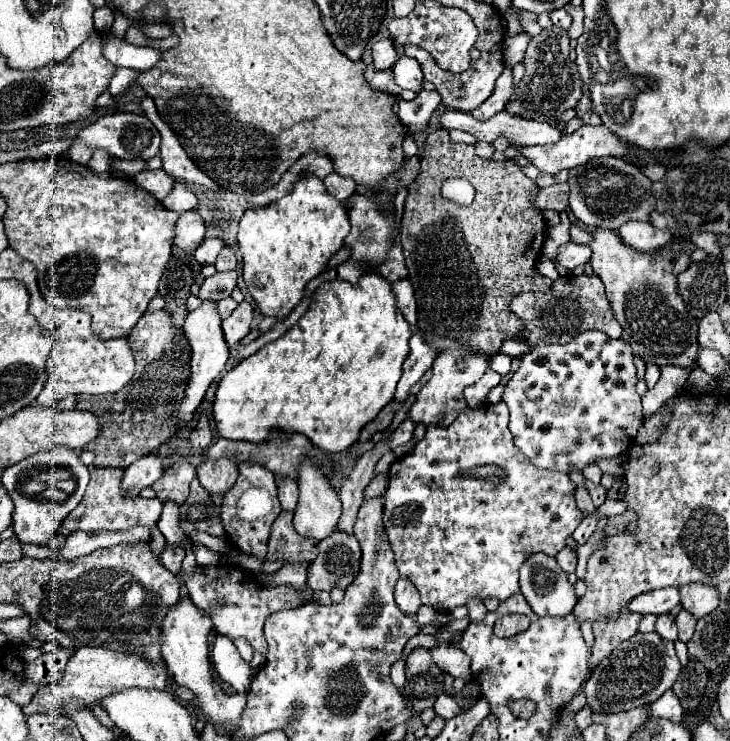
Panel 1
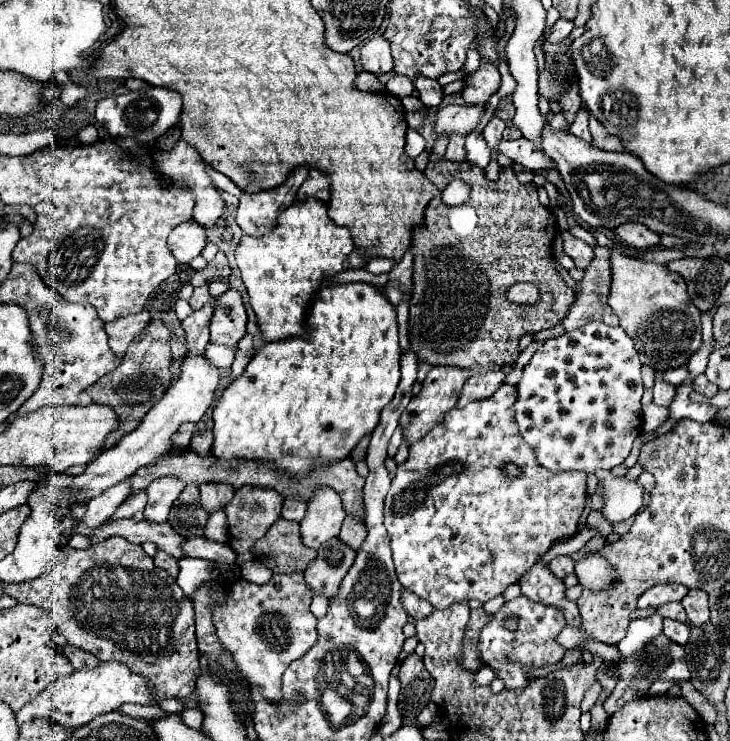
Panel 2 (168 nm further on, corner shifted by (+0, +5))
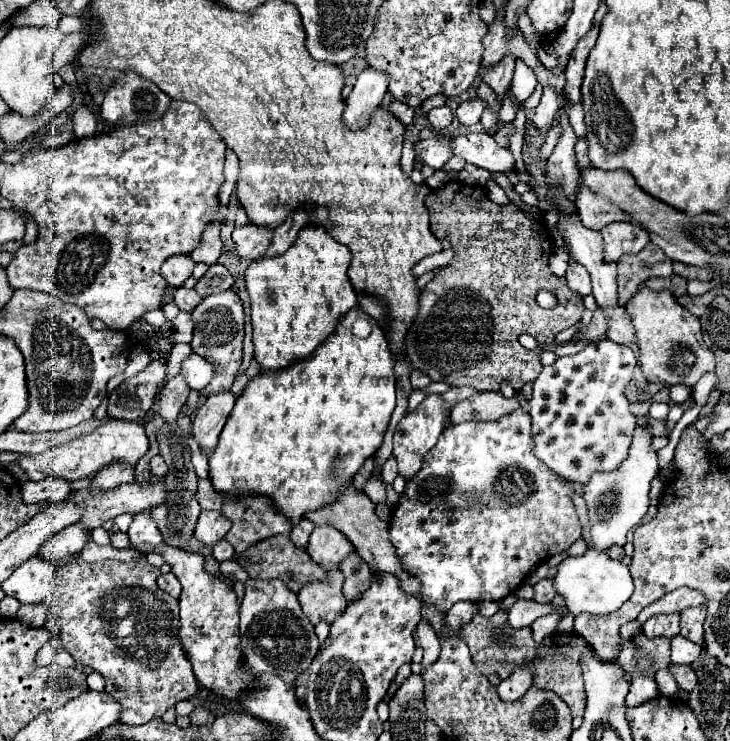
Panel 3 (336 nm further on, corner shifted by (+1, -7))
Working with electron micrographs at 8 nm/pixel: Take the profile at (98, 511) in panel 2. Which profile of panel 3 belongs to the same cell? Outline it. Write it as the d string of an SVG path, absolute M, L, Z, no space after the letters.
M76 522L70 524L68 528L64 528L62 532L58 532L56 536L52 536L52 540L48 540L48 544L44 544L44 548L40 550L40 554L50 560L52 564L60 562L60 558L78 554L86 544L90 542L90 530Z

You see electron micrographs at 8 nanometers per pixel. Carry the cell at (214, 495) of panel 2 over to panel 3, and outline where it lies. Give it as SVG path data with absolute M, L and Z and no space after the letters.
M204 510L194 528L194 536L200 542L212 546L220 538L224 538L228 528L230 528L230 518L226 518L222 512L216 512L216 510Z

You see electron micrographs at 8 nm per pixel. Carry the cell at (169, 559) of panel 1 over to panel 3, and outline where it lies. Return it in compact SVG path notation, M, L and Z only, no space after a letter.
M170 572L170 574L162 574L160 578L158 578L158 586L162 588L162 590L166 590L170 596L174 596L174 598L178 598L180 596L180 582L176 580L176 576Z

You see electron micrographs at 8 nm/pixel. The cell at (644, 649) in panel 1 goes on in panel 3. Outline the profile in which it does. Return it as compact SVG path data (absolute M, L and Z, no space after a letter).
M670 664L668 670L674 676L674 680L678 682L678 688L690 692L696 686L696 674L694 674L694 670L690 666L686 666L686 664Z

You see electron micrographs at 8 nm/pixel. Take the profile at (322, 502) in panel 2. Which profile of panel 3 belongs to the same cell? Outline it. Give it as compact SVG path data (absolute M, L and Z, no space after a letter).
M322 524L316 526L310 534L306 552L310 554L310 558L320 564L322 568L332 568L338 566L342 562L344 556L348 556L352 552L352 544L350 540L334 526L330 524Z

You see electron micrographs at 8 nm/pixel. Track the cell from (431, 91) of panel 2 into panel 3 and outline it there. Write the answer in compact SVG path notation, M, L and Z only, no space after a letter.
M448 106L432 108L432 110L428 112L428 120L430 120L430 124L432 124L432 128L434 128L436 132L442 132L446 126L450 126L452 118L454 118L454 114L452 114L452 110L450 110Z

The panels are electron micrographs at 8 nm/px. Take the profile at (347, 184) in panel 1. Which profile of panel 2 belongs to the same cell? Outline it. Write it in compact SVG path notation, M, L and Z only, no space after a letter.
M311 170L307 180L301 184L299 188L299 194L297 194L297 200L307 200L307 198L317 198L321 202L329 200L331 192L329 192L329 180L323 172L319 170Z

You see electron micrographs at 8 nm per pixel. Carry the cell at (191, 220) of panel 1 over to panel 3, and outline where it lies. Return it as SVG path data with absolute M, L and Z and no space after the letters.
M178 254L178 256L170 256L170 258L162 264L160 272L162 272L162 276L168 280L170 286L178 288L178 286L182 286L182 284L186 282L186 278L192 274L194 266L196 266L196 262L192 260L192 256L188 256L188 254Z

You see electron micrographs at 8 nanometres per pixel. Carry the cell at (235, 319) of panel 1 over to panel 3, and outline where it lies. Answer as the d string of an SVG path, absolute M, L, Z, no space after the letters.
M228 290L216 296L206 296L192 312L192 320L194 320L192 350L198 356L204 356L208 362L212 362L216 368L214 380L200 394L210 396L216 392L230 390L242 364L242 344L244 344L244 310L242 310L242 302L238 294Z

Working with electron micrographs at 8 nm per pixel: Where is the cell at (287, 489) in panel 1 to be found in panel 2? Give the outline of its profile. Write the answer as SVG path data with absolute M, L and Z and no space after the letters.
M287 498L283 502L283 518L289 522L301 522L303 516L307 512L307 504L303 500L295 500L295 498Z

